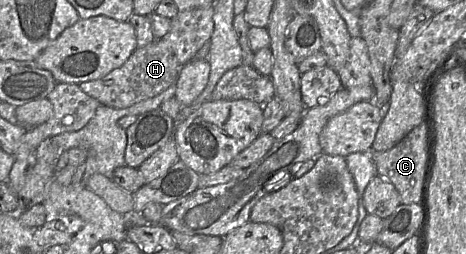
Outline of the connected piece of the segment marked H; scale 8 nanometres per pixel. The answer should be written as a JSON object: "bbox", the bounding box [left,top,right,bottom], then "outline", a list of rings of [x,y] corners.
{"bbox":[79,39,182,109],"outline":[[[155,39],[152,43],[137,47],[126,62],[102,78],[79,84],[87,95],[107,107],[123,109],[153,98],[175,84],[182,66],[166,39]]]}

